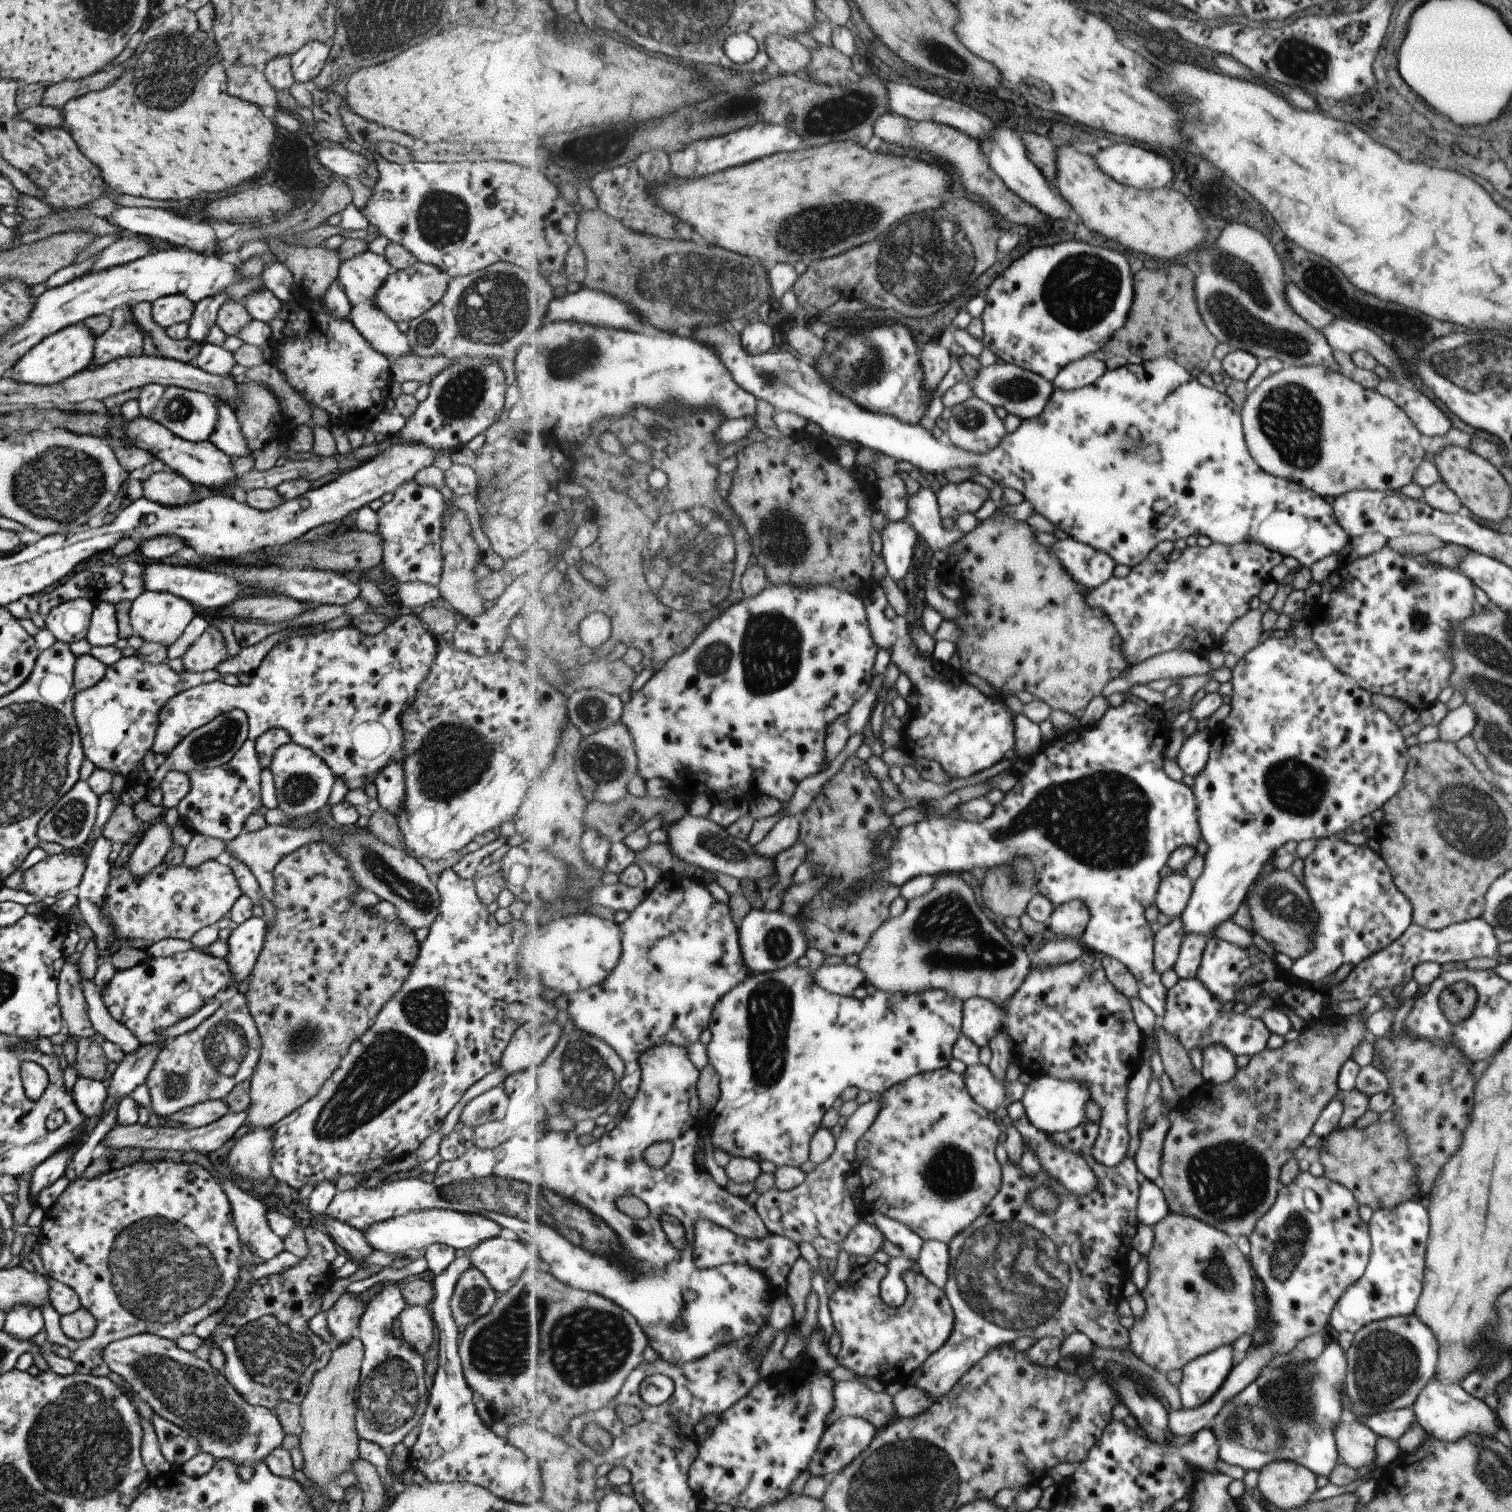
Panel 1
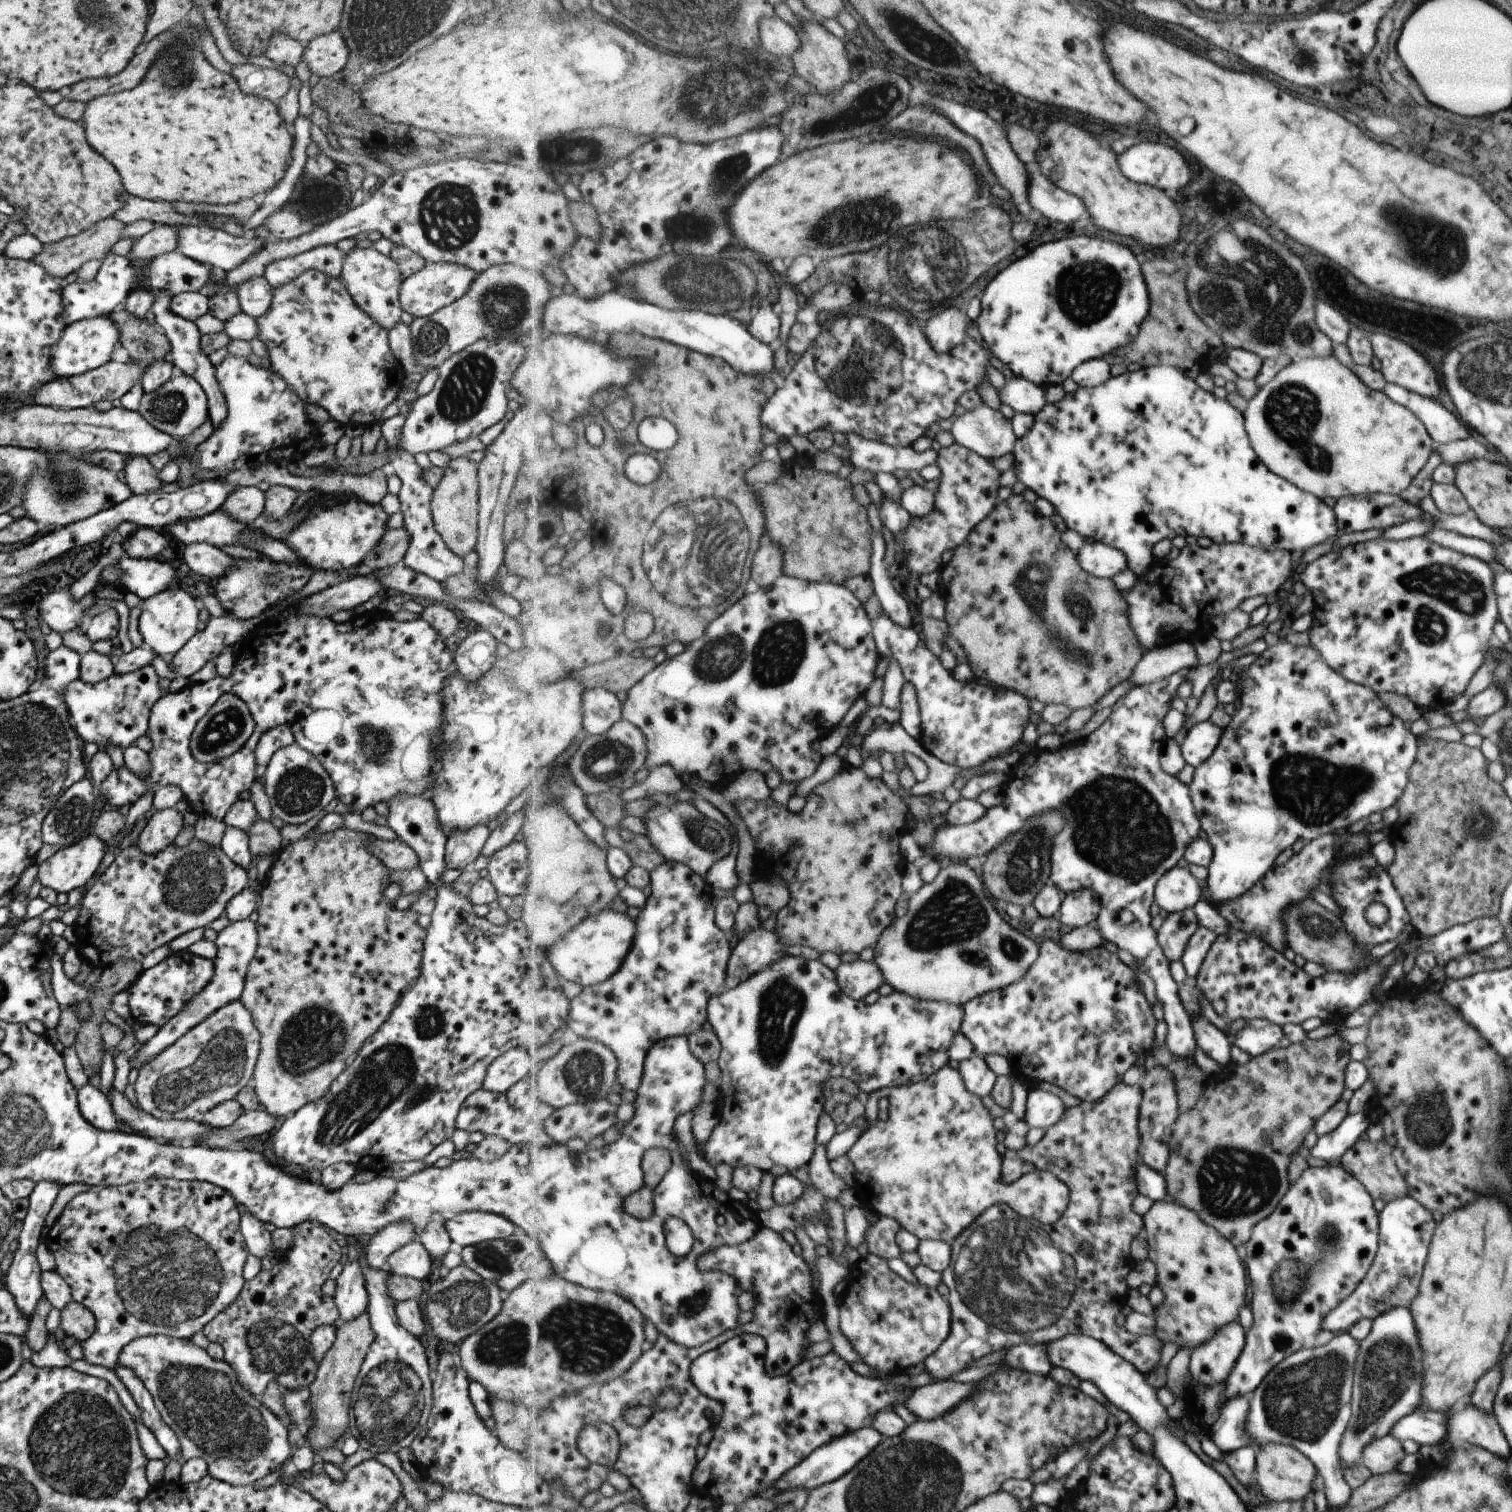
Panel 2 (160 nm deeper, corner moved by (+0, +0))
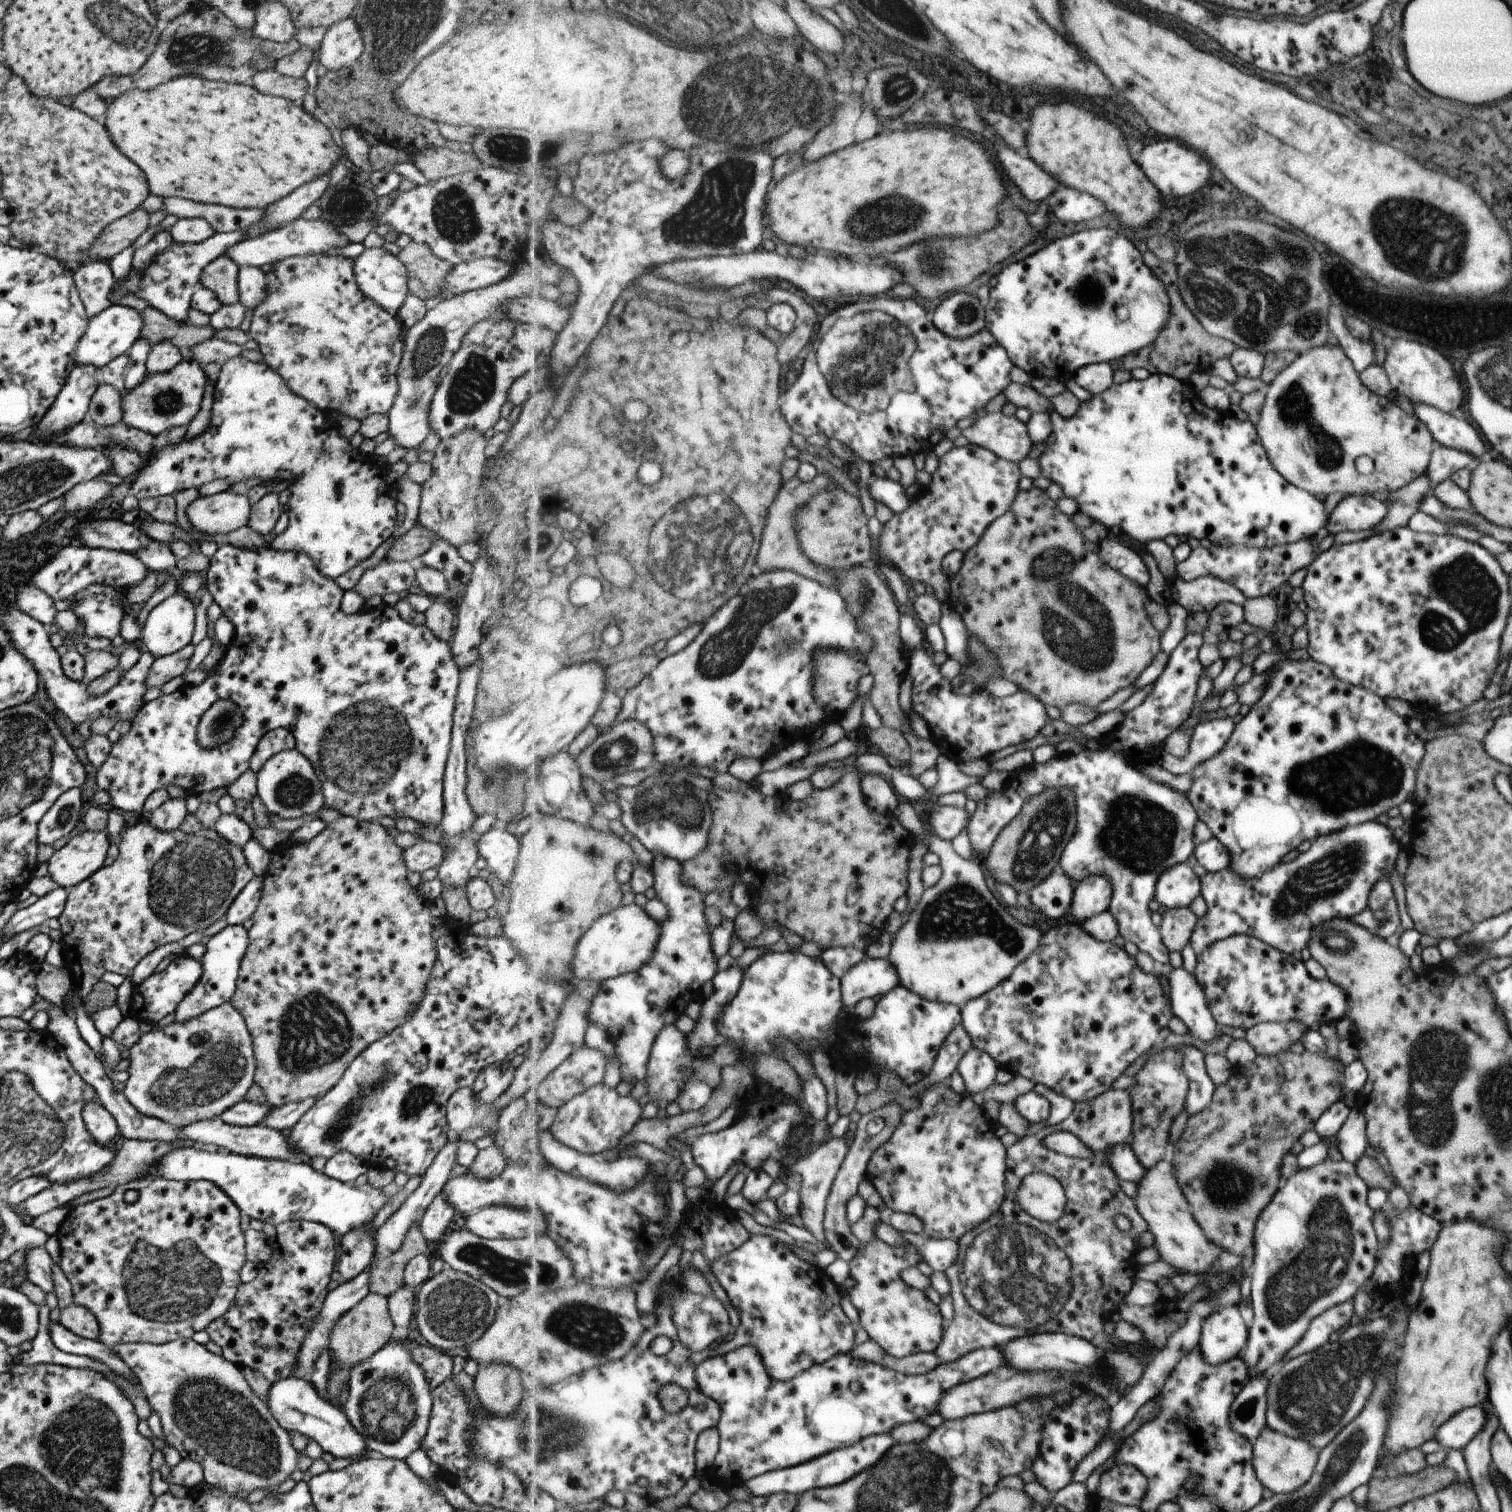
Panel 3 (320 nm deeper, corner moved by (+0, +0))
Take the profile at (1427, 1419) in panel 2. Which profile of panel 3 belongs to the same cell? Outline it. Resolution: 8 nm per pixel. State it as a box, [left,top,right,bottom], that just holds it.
[1433,1406,1485,1449]

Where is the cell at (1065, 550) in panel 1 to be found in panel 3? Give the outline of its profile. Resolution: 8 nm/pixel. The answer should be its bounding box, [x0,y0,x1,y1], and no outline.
[1099,539,1152,586]

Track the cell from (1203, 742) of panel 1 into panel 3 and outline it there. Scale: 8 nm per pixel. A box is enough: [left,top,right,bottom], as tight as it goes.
[1159,715,1234,776]

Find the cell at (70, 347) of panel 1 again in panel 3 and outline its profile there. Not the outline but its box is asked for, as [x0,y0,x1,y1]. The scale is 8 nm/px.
[73,304,141,368]

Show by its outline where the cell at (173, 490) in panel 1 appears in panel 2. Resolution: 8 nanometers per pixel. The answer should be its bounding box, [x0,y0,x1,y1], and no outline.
[125,456,165,495]

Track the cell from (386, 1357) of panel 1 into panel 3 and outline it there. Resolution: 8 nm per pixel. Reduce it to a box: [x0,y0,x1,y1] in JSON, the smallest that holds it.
[340,1335,432,1460]

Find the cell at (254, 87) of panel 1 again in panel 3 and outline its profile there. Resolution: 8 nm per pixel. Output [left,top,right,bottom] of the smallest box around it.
[249,69,307,103]

